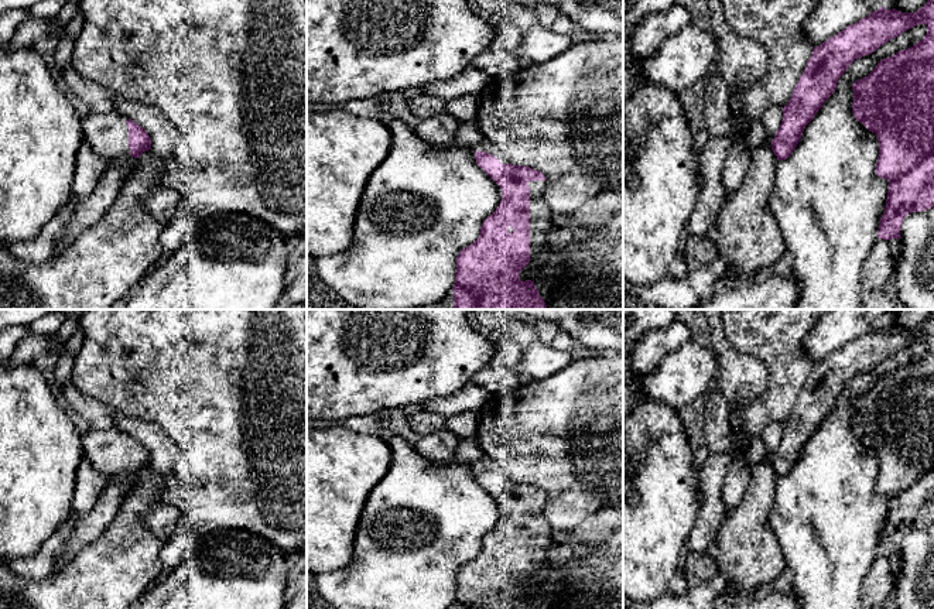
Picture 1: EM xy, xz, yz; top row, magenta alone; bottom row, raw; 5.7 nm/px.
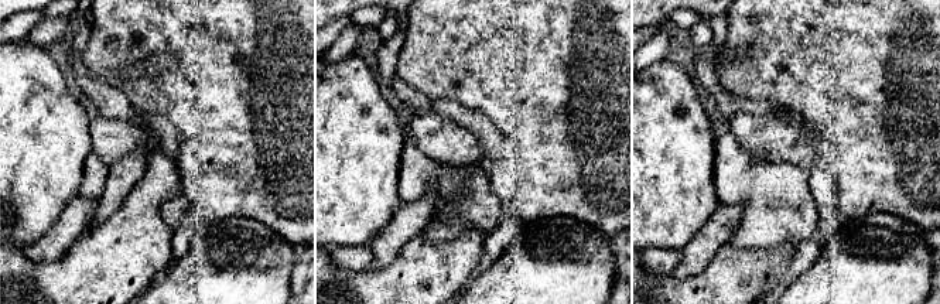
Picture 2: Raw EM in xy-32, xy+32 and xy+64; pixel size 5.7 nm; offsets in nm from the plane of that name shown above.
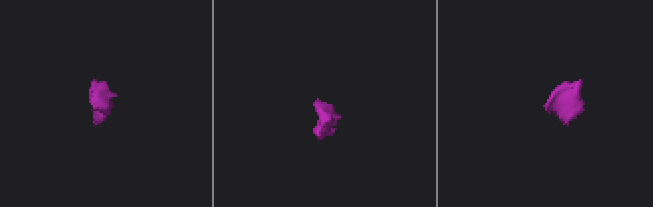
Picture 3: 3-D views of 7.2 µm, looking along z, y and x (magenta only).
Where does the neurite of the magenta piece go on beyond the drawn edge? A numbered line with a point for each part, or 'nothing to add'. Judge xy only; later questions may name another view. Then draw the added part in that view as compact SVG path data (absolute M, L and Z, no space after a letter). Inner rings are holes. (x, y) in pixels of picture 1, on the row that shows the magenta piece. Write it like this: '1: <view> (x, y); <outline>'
1: xy (108, 134); M89 113L82 119L82 131L92 150L106 160L129 157L129 117L117 113Z

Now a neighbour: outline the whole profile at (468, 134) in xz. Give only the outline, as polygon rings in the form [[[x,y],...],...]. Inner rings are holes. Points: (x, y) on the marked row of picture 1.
[[[475,119],[463,120],[459,123],[452,144],[466,148],[473,148],[483,141],[483,134],[478,127]]]

